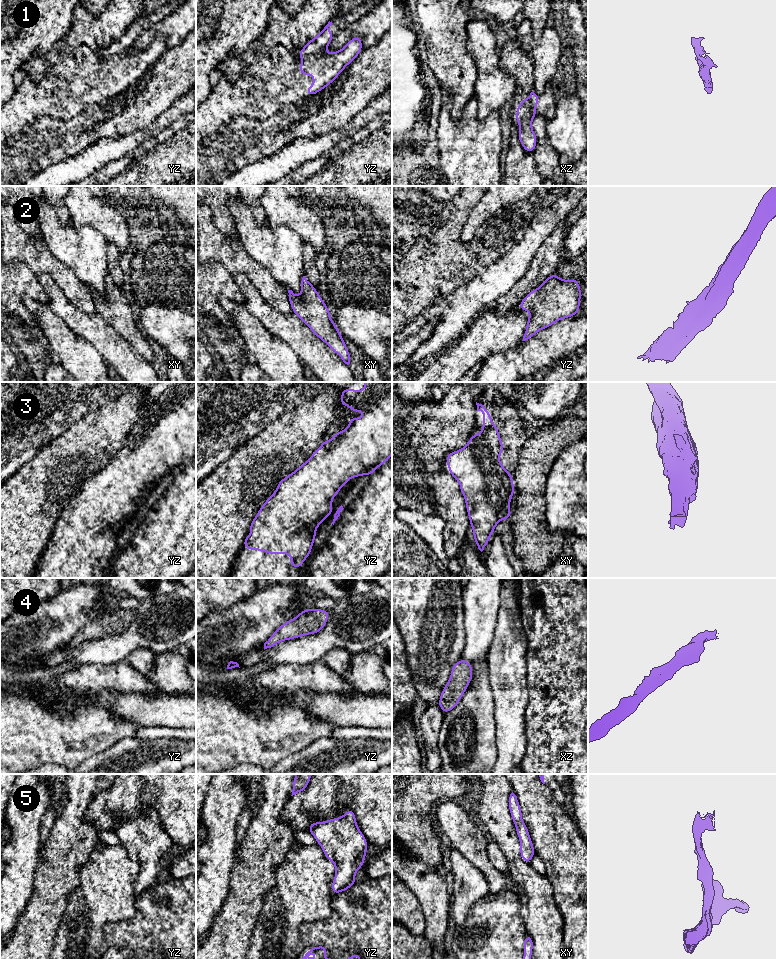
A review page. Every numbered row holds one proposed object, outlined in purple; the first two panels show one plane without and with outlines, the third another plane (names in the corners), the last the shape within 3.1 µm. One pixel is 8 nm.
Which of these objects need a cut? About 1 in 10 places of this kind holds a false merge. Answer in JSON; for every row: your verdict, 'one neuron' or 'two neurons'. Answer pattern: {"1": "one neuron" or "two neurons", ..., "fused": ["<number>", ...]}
{"1": "two neurons", "2": "one neuron", "3": "one neuron", "4": "one neuron", "5": "one neuron", "fused": ["1"]}

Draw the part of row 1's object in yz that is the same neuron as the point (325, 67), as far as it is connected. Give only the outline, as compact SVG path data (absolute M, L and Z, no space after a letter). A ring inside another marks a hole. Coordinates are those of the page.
M355 36L341 50L329 54L324 49L318 55L310 55L304 59L298 71L302 76L314 76L314 85L306 87L307 95L313 96L330 85L361 51L362 39Z

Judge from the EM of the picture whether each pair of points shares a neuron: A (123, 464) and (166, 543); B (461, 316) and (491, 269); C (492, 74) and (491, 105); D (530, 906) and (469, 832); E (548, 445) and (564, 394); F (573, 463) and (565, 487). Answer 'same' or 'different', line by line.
A: different
B: same
C: same
D: different
E: different
F: same

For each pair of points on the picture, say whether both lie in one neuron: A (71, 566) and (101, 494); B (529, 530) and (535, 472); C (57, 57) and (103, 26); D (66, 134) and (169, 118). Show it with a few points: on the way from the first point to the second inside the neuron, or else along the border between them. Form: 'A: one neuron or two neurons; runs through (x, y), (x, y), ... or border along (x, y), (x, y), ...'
A: one neuron; runs through (81, 548), (82, 518), (86, 512)
B: one neuron; runs through (529, 516), (531, 486)
C: one neuron; runs through (68, 46), (84, 31), (92, 31)
D: two neurons; border along (170, 106), (148, 124), (131, 132)

